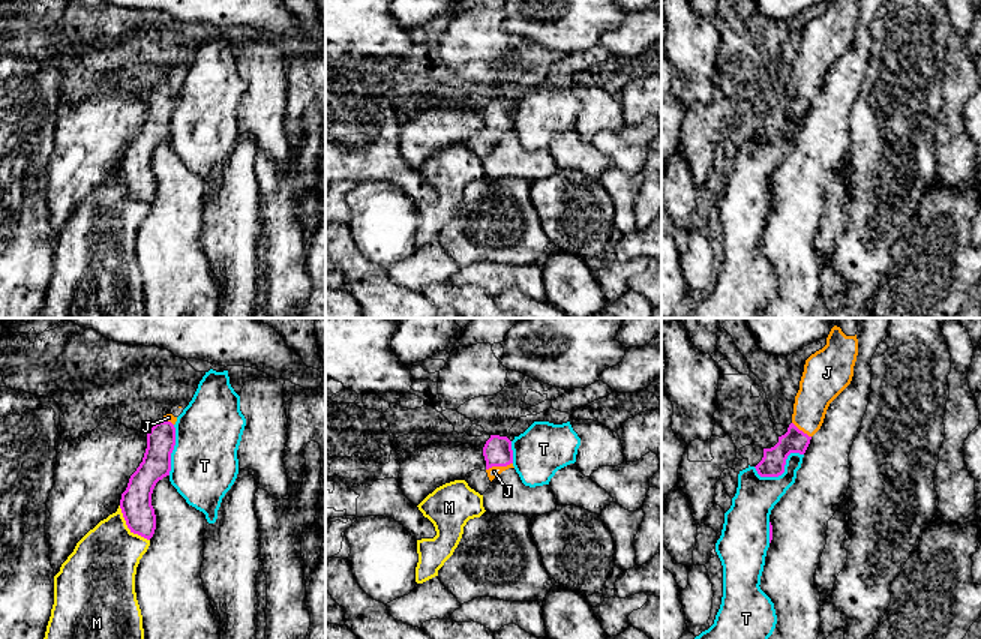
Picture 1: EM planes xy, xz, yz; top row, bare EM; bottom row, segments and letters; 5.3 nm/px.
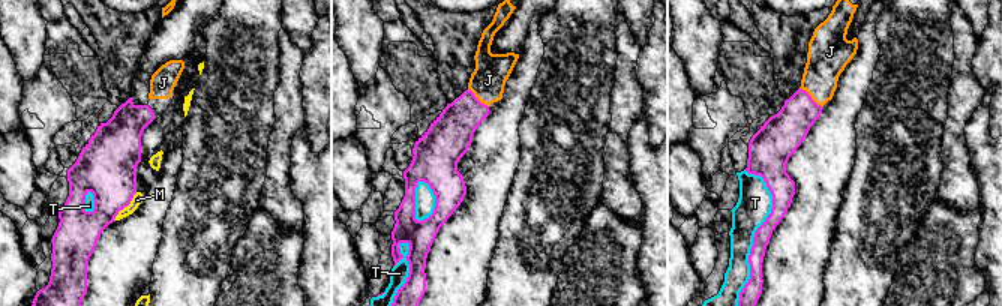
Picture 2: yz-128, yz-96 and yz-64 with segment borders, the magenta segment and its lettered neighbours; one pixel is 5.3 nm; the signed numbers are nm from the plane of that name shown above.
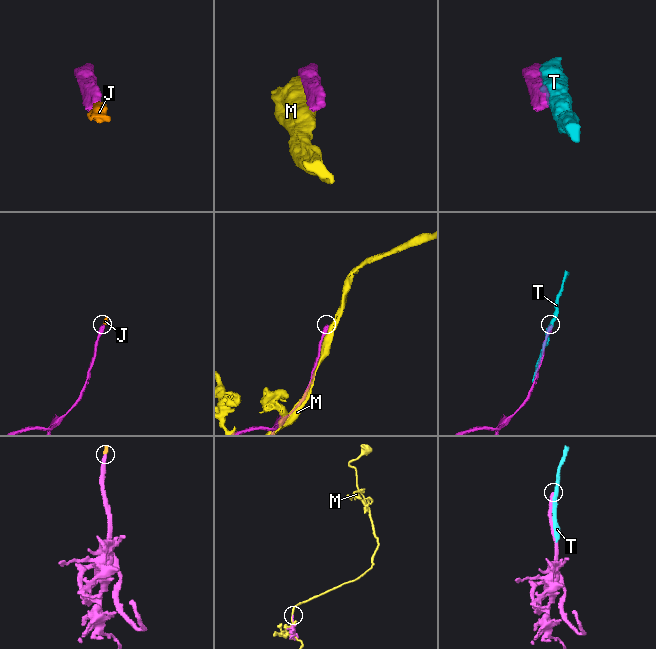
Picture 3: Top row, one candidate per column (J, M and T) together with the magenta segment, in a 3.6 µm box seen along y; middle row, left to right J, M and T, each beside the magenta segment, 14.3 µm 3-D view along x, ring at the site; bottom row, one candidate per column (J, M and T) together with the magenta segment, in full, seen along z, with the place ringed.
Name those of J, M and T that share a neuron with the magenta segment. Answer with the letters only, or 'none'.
J

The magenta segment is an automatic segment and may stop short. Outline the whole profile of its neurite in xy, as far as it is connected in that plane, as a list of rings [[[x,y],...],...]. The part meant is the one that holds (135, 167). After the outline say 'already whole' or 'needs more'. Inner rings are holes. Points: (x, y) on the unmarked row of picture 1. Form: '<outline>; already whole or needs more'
[[[164,80],[147,98],[147,112],[142,126],[130,140],[122,158],[120,172],[130,196],[150,204],[156,194],[156,178],[152,158],[159,144],[170,140],[171,117],[176,110],[177,81]]]; needs more

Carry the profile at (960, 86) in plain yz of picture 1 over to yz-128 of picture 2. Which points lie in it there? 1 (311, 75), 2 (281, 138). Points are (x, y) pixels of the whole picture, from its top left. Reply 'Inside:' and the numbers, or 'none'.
Inside: 2

